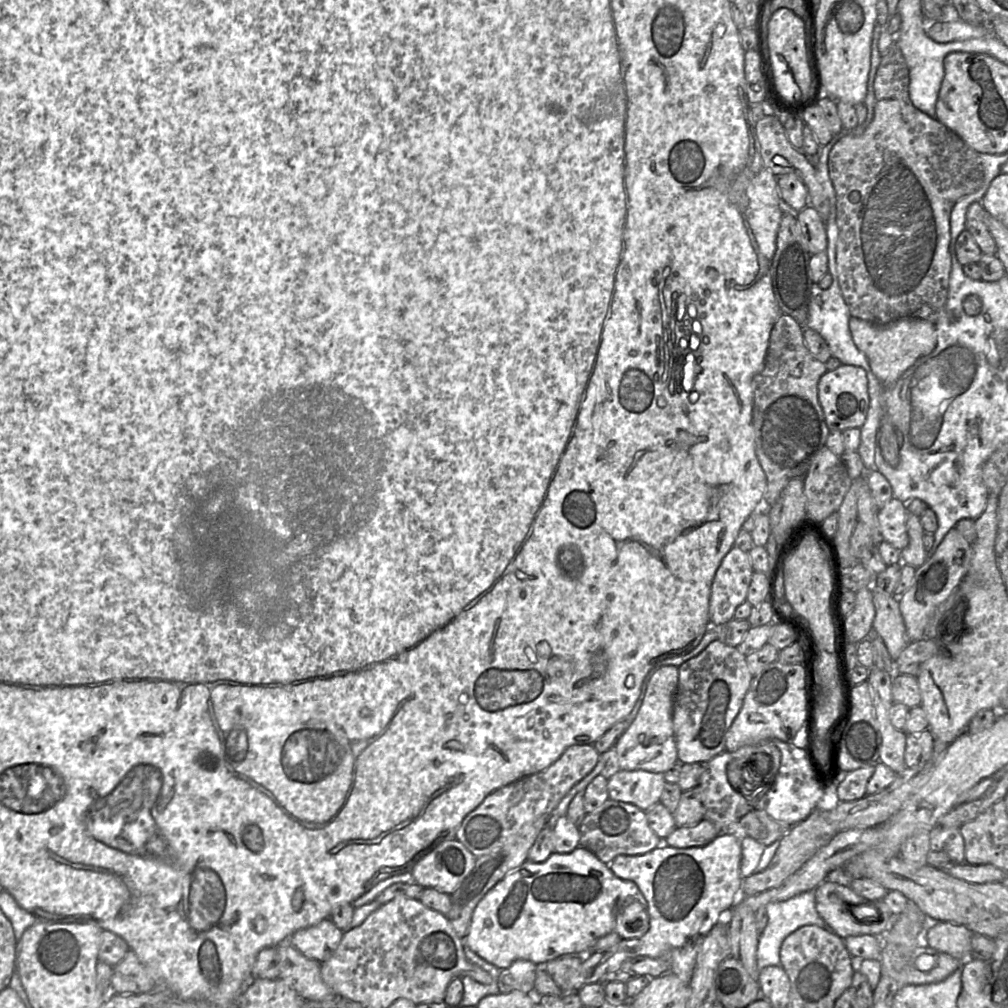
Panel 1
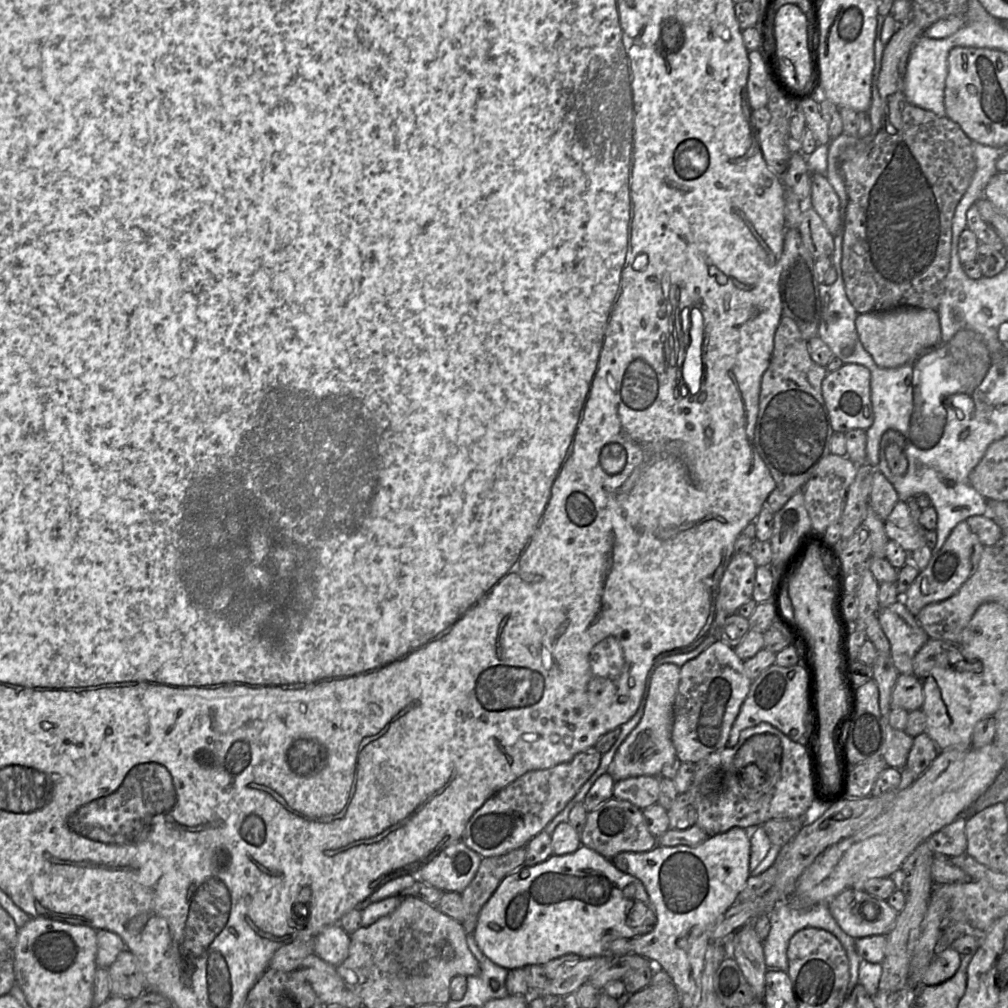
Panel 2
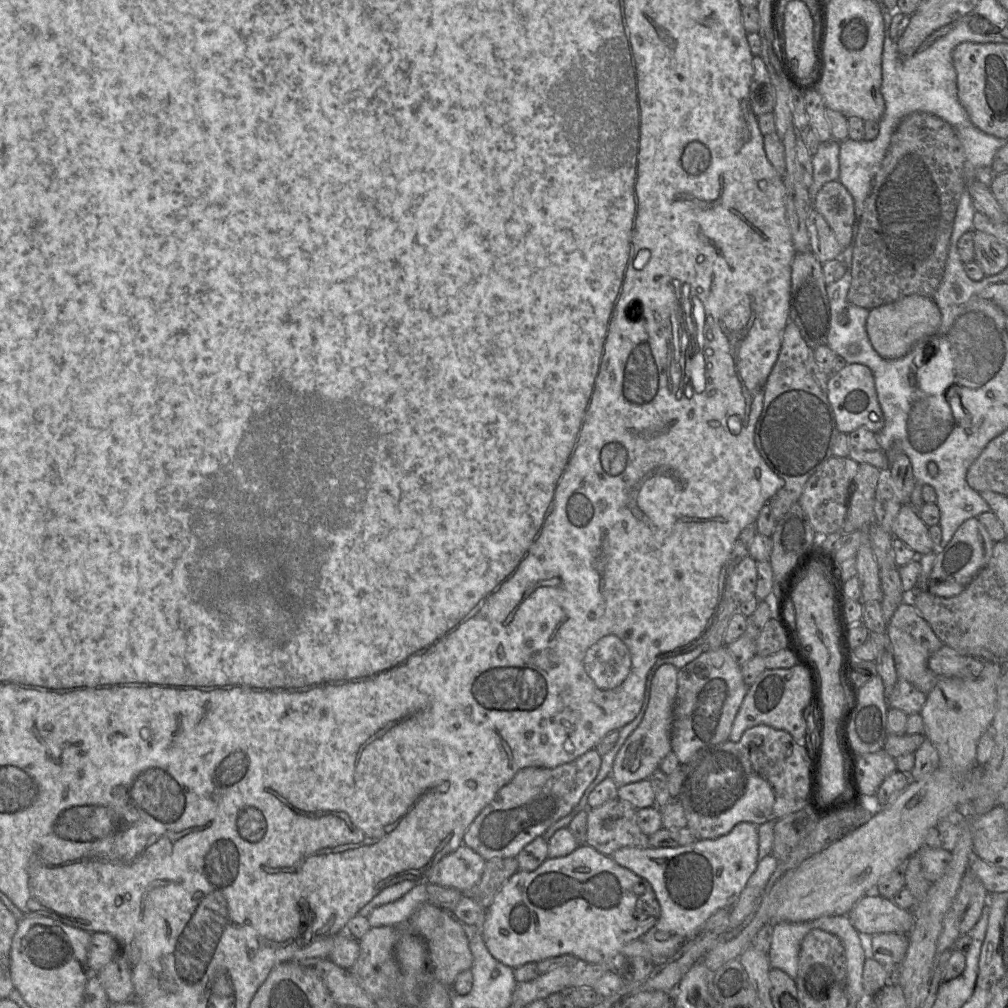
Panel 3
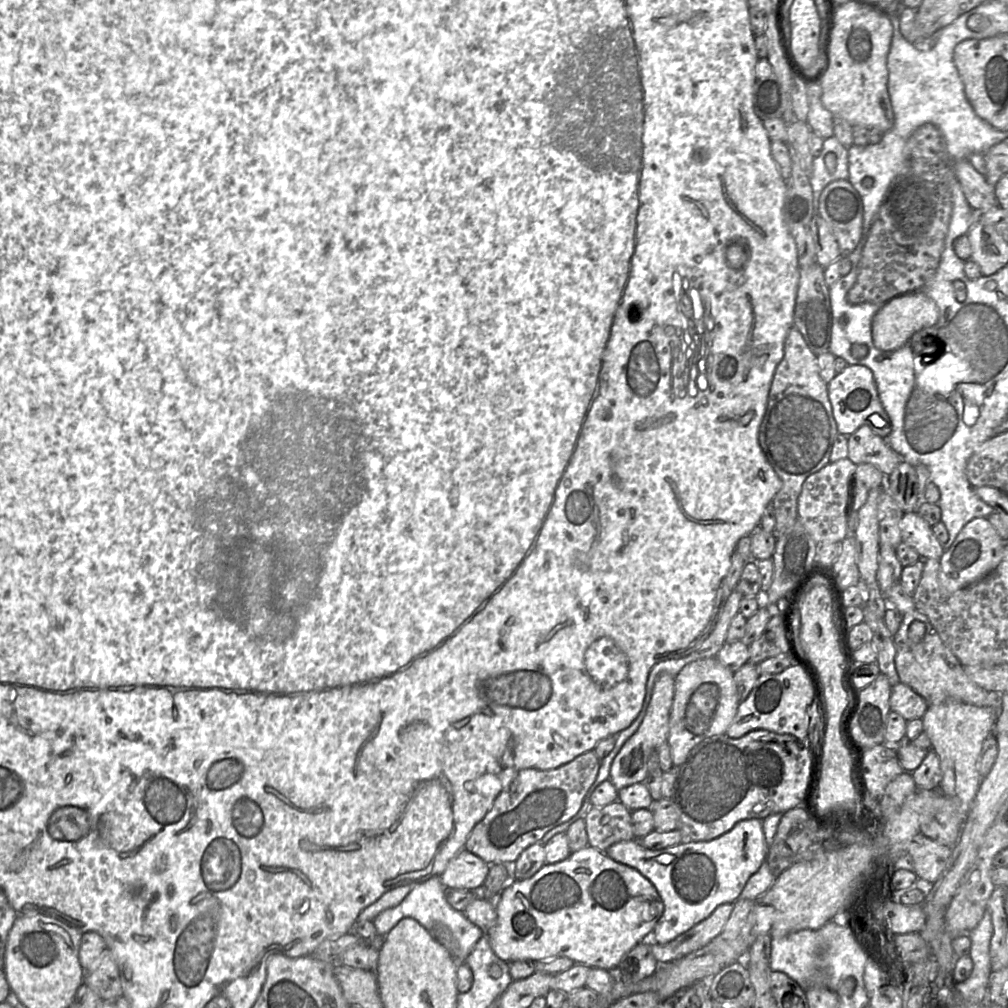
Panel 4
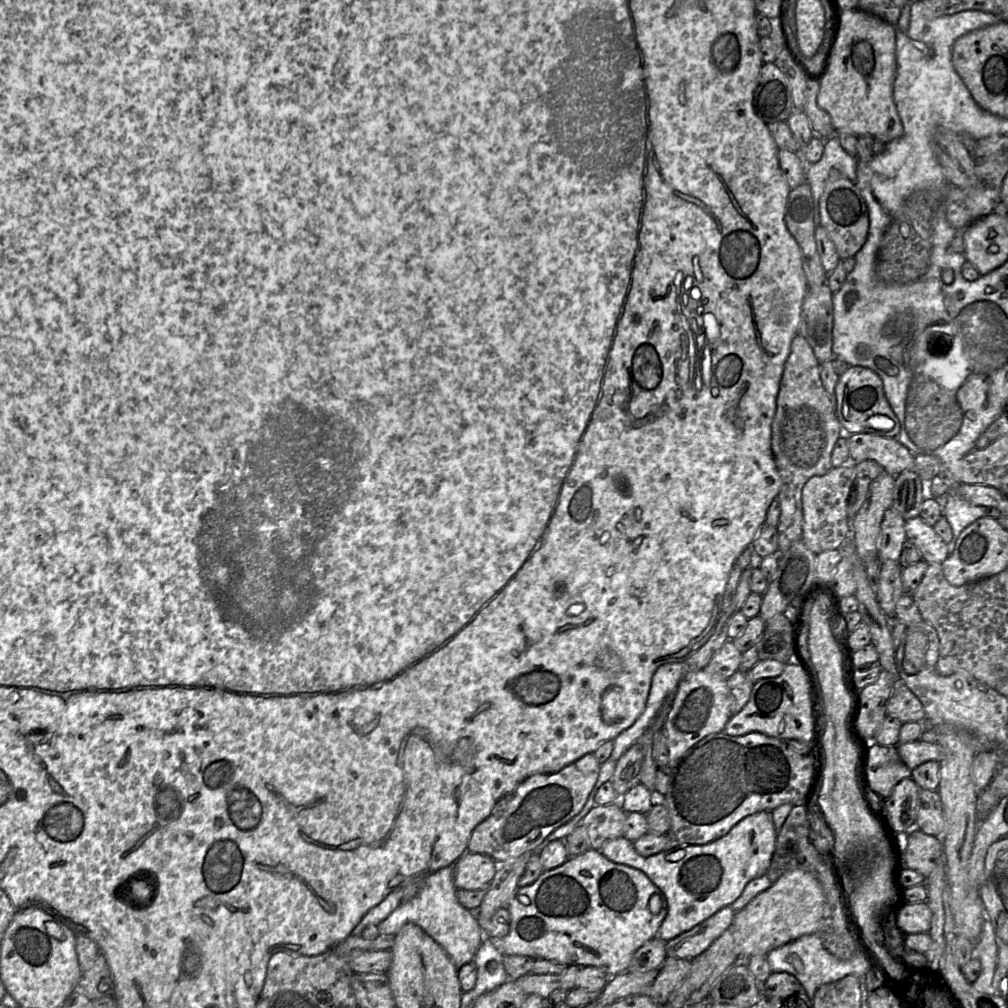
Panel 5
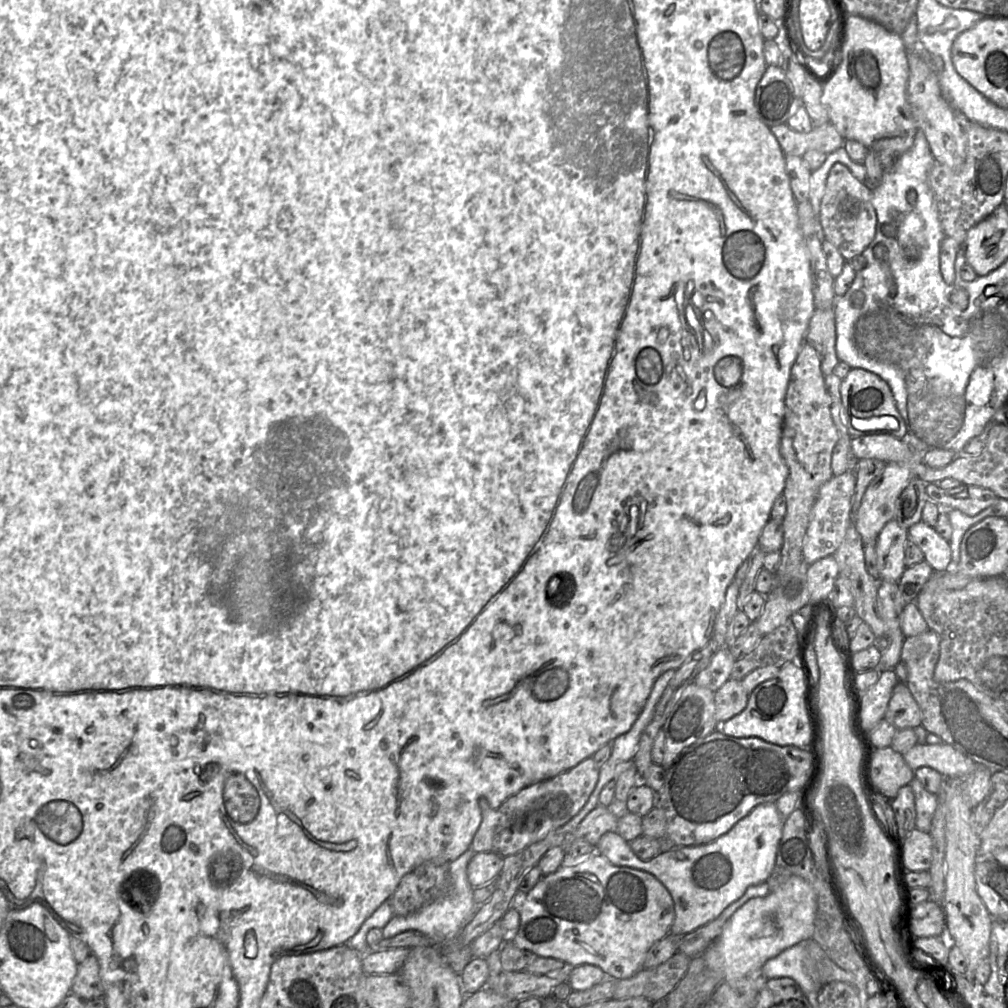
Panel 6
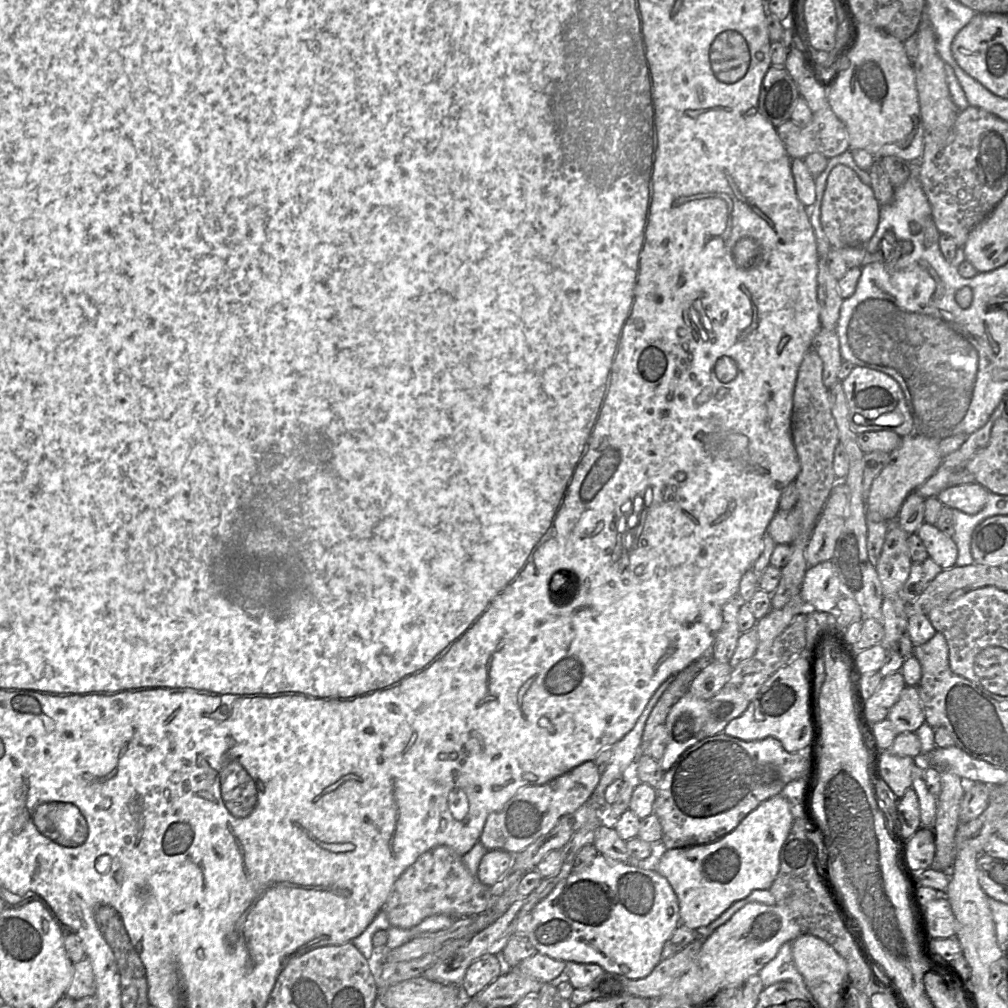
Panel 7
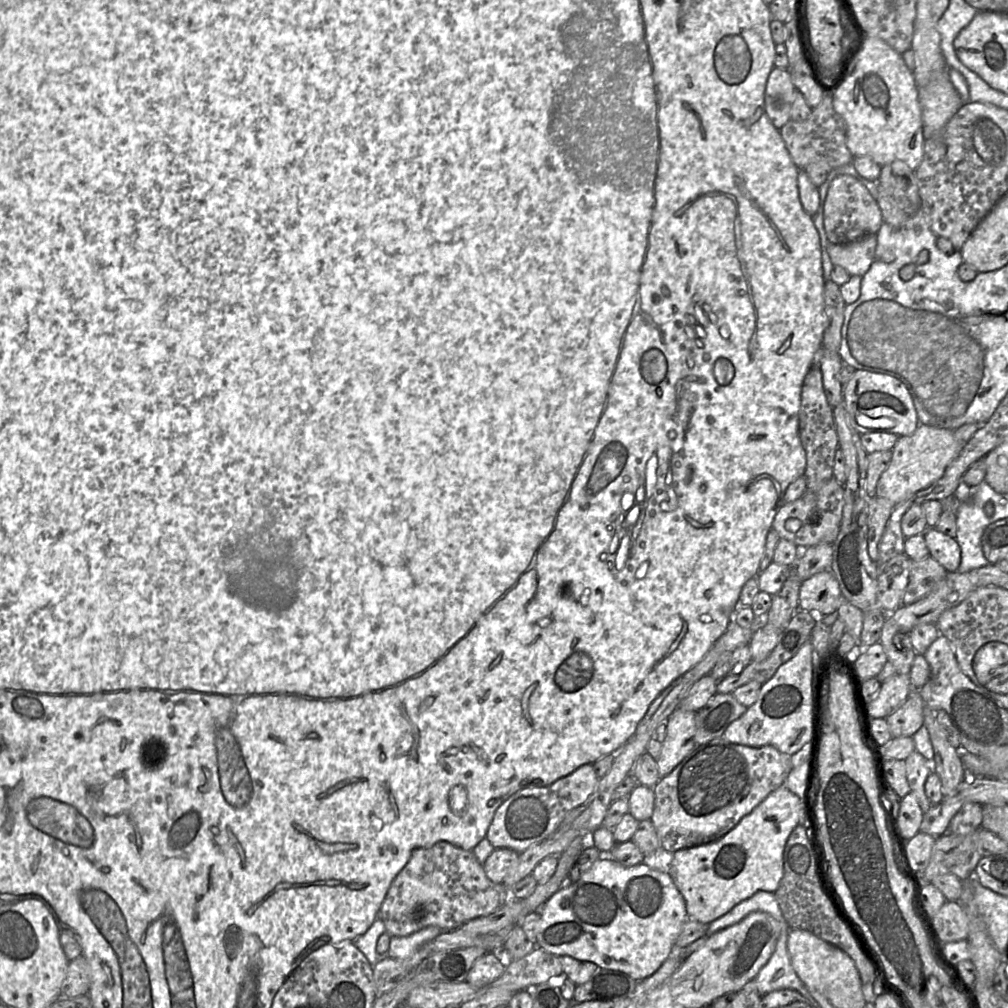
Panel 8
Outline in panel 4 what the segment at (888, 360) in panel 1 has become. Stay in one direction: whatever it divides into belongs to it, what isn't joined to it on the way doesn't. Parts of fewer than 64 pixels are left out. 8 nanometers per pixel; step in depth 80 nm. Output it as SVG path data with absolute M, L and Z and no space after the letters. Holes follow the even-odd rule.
M923 291L900 295L888 301L872 320L872 339L876 348L891 352L901 348L917 331L933 326L939 318L936 303Z

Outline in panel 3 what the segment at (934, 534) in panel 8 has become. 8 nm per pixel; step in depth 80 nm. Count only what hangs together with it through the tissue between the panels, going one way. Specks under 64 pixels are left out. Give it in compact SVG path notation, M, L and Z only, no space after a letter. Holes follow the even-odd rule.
M909 503L901 505L900 511L893 522L893 536L903 541L917 555L935 551L934 543L927 527L921 520L918 511Z

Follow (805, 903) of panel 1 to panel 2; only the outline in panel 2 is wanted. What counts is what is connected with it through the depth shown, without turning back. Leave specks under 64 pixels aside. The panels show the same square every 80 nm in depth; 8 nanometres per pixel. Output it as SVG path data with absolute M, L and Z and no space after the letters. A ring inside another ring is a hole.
M786 901L779 904L769 912L771 929L767 938L762 942L765 963L768 969L780 969L788 971L787 948L792 936L804 928L819 928L824 929L835 935L844 947L849 959L850 979L847 989L847 997L850 995L853 988L859 983L859 965L862 958L856 951L855 940L853 937L845 933L838 925L832 914L830 913L827 903L817 903L808 907L800 907L792 901Z

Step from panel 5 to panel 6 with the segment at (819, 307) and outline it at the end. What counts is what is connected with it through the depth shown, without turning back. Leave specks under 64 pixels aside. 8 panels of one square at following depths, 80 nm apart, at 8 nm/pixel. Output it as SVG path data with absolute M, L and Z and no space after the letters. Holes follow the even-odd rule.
M834 308L815 309L805 335L805 342L817 352L824 377L832 374L839 363L836 353L835 323Z

